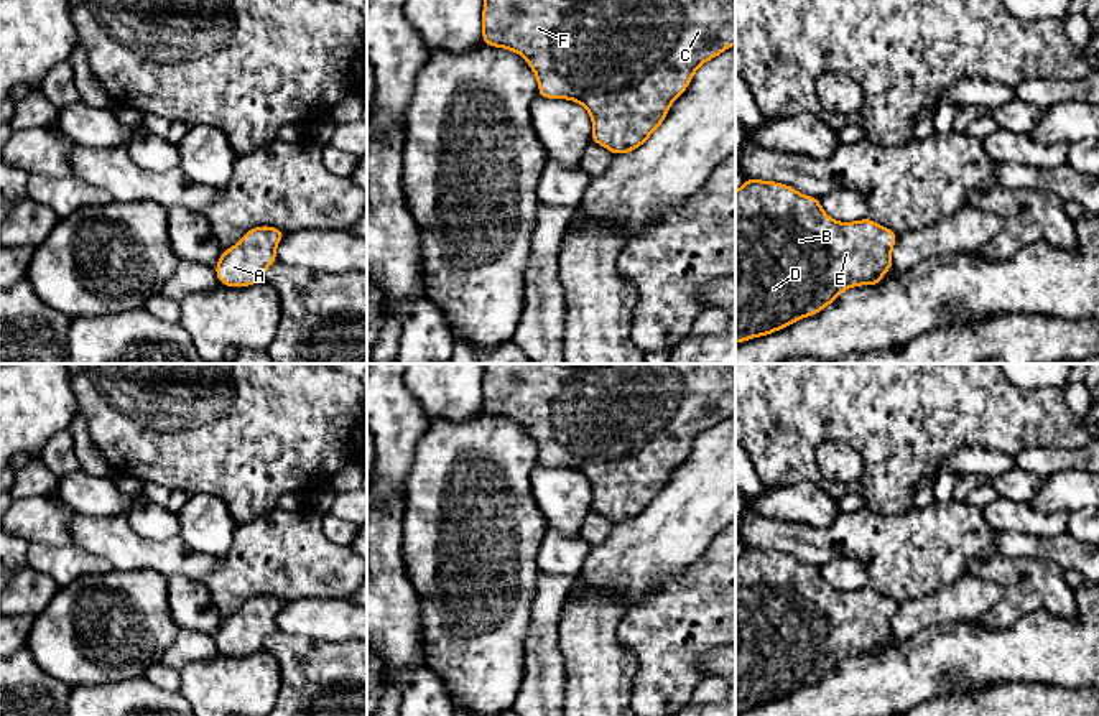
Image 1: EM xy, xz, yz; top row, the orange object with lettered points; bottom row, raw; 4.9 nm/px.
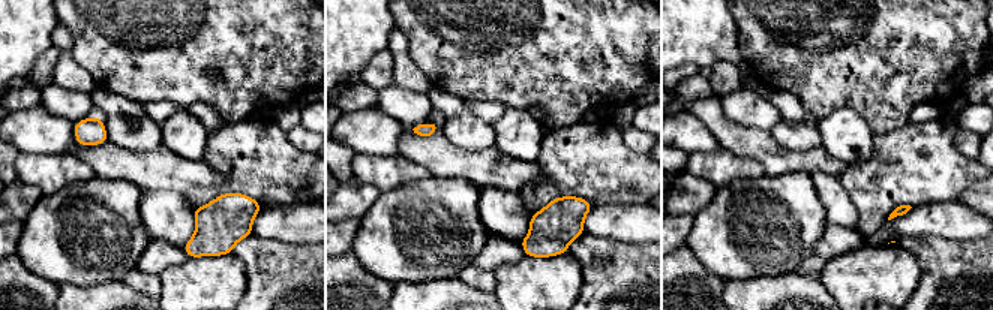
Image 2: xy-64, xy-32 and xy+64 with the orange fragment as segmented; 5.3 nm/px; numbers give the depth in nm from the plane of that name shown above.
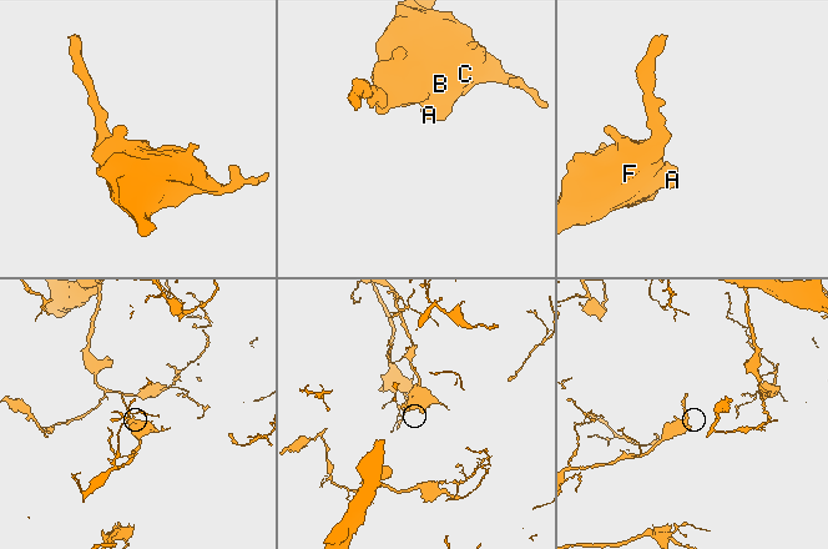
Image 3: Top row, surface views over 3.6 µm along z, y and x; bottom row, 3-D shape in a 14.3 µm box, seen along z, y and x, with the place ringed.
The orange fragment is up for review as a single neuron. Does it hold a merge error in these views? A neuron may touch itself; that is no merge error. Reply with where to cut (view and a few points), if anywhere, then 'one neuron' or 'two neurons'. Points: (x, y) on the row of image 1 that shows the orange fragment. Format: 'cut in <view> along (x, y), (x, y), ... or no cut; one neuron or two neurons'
no cut; one neuron

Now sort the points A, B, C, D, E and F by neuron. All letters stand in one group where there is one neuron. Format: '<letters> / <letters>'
A B C D E F

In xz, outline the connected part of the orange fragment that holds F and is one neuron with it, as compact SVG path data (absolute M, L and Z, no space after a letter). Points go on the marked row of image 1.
M485 0L482 8L482 43L523 56L538 79L543 99L568 99L584 105L592 120L591 140L612 155L635 151L663 123L670 105L688 89L699 66L735 44L735 0Z

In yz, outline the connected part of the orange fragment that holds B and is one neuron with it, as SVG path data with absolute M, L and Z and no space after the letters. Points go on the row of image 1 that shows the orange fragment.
M745 178L735 191L735 344L814 316L847 288L879 285L882 275L893 268L892 249L897 239L897 232L869 217L854 222L831 219L818 198L803 196L793 186Z

